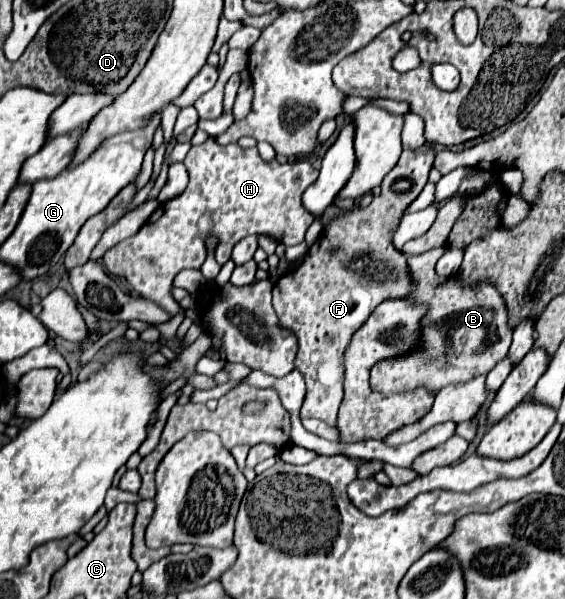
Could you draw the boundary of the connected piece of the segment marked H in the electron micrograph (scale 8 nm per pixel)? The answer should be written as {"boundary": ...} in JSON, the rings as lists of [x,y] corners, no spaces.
{"boundary":[[[210,137],[202,145],[196,145],[188,151],[184,165],[190,173],[190,183],[178,197],[160,203],[158,209],[152,213],[152,217],[142,225],[142,229],[108,249],[102,257],[104,269],[110,275],[126,277],[128,283],[136,293],[140,293],[144,299],[158,303],[166,313],[175,316],[185,312],[178,302],[170,295],[170,287],[173,287],[173,280],[176,273],[182,269],[200,269],[206,259],[206,239],[216,237],[218,245],[214,251],[214,257],[220,265],[224,265],[230,259],[232,247],[246,235],[260,233],[276,239],[278,243],[284,243],[286,247],[298,245],[304,241],[306,229],[312,225],[314,217],[302,207],[302,193],[308,185],[312,185],[318,179],[318,171],[306,161],[294,161],[294,163],[278,163],[278,161],[262,161],[258,155],[258,149],[242,149],[236,143],[230,145],[216,145],[216,141]]]}

